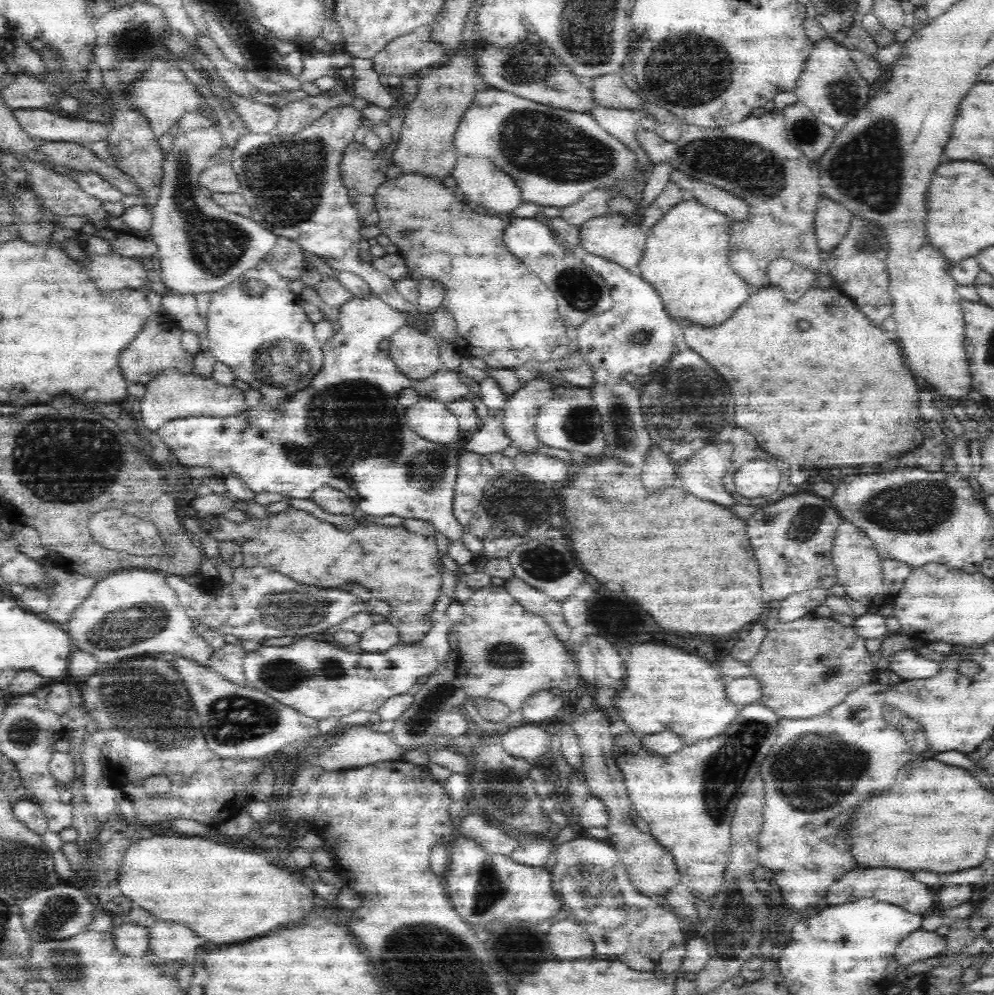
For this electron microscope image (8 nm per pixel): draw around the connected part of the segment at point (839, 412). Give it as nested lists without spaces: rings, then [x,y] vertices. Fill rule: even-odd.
[[[766,285],[758,292],[750,295],[746,302],[728,318],[724,320],[724,324],[716,324],[716,326],[704,326],[700,323],[694,323],[688,319],[680,319],[678,323],[682,327],[682,336],[684,342],[688,344],[688,348],[693,350],[710,366],[714,368],[730,386],[734,400],[736,400],[736,424],[738,428],[744,428],[750,436],[756,438],[756,444],[760,448],[764,448],[766,452],[778,456],[780,460],[788,462],[788,464],[804,464],[804,466],[842,466],[842,464],[880,464],[886,462],[894,456],[900,456],[902,452],[908,452],[910,448],[918,446],[918,430],[916,430],[916,420],[918,420],[918,410],[916,410],[916,402],[918,402],[918,386],[916,380],[912,378],[911,371],[904,366],[905,359],[903,352],[898,348],[898,344],[892,346],[892,342],[880,342],[880,330],[874,328],[874,324],[868,320],[866,313],[854,305],[847,295],[841,294],[839,302],[842,306],[836,306],[837,310],[844,310],[840,314],[840,318],[836,320],[832,314],[824,312],[830,310],[828,302],[836,303],[836,298],[827,296],[827,289],[824,287],[810,287],[803,295],[795,301],[789,301],[784,295],[785,289],[776,285]],[[878,348],[882,350],[882,354],[878,356]]]

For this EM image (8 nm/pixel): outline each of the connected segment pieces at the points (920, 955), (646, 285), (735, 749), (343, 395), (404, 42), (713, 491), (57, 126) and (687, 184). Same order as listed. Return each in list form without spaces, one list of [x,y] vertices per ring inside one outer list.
[[[918,929],[908,933],[897,942],[893,952],[893,960],[901,967],[913,962],[932,958],[943,950],[945,942],[942,936],[935,931]]]
[[[588,253],[584,259],[586,265],[609,283],[613,305],[579,324],[574,346],[580,348],[584,359],[596,369],[597,384],[591,388],[606,437],[604,453],[622,457],[640,467],[652,441],[641,409],[641,392],[634,390],[624,380],[624,375],[633,372],[636,376],[648,376],[667,364],[677,351],[673,319],[657,289],[644,276],[634,275],[630,269],[601,256]]]
[[[761,702],[746,704],[738,709],[738,716],[726,730],[708,740],[687,744],[680,752],[668,756],[646,747],[646,735],[638,736],[632,729],[619,732],[612,739],[611,762],[622,773],[632,810],[650,826],[651,835],[662,846],[670,849],[680,871],[679,882],[685,884],[702,902],[708,902],[716,896],[723,883],[724,869],[730,860],[730,818],[735,811],[736,796],[742,790],[738,788],[740,778],[736,772],[742,768],[758,768],[761,765],[777,738],[778,722],[776,715]]]
[[[372,294],[351,295],[337,308],[338,324],[335,333],[323,344],[325,359],[322,370],[314,376],[308,389],[298,392],[274,411],[254,406],[235,413],[234,416],[194,416],[165,422],[156,432],[170,446],[172,462],[182,464],[186,470],[194,466],[210,467],[216,470],[218,476],[234,472],[252,492],[276,492],[285,498],[310,499],[317,488],[328,485],[344,492],[365,515],[423,520],[449,540],[461,539],[464,527],[454,515],[453,507],[458,460],[464,452],[472,451],[472,454],[482,456],[502,452],[514,444],[512,435],[508,435],[504,427],[504,408],[509,399],[508,394],[494,375],[488,373],[479,383],[488,415],[484,417],[479,433],[473,435],[470,442],[462,448],[453,448],[448,443],[435,443],[422,438],[407,424],[407,408],[398,403],[398,393],[411,388],[420,397],[446,404],[461,396],[471,396],[469,387],[460,380],[458,372],[449,371],[444,366],[422,380],[415,380],[398,365],[388,348],[382,348],[383,342],[387,342],[406,321],[411,320],[410,313],[396,310],[390,303]]]
[[[426,26],[388,43],[384,50],[371,59],[371,69],[378,76],[406,78],[438,64],[446,56],[446,51],[427,40]]]
[[[728,440],[705,444],[692,455],[685,467],[675,471],[681,486],[698,498],[729,509],[736,508],[739,504],[737,498],[722,485],[722,479],[732,462],[734,448],[734,443]]]
[[[42,108],[16,110],[13,115],[27,136],[41,143],[74,142],[89,145],[106,140],[109,136],[109,128],[104,124],[71,120]]]
[[[676,171],[672,172],[671,180],[678,186],[684,187],[684,197],[697,196],[705,205],[721,210],[726,216],[737,222],[748,222],[750,220],[752,207],[750,207],[750,201],[746,198],[711,184],[686,179],[684,175],[680,175]]]

